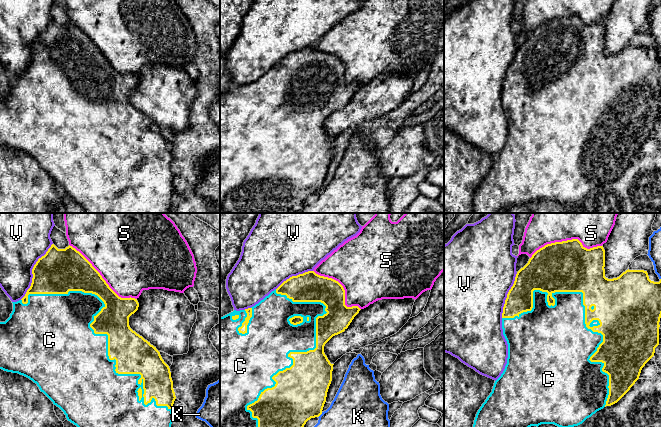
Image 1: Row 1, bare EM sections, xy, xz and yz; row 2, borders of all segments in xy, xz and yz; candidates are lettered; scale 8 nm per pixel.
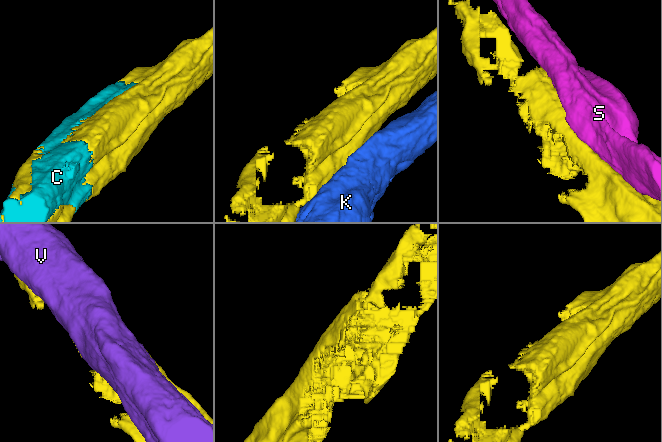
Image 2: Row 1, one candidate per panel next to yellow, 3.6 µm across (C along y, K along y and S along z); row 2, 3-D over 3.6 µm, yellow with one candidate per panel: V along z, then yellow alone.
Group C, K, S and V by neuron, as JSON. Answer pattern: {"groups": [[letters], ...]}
{"groups": [["C"], ["K"], ["S"], ["V"]]}

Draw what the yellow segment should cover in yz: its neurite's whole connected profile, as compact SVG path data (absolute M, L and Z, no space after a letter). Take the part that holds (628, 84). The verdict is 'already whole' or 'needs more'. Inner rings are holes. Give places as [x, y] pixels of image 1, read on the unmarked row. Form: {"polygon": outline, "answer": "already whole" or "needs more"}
{"polygon": "M572 15L562 18L555 18L547 20L544 23L537 26L532 33L529 35L528 39L521 44L515 53L515 57L511 65L507 70L505 80L503 83L502 89L502 105L503 111L508 120L508 134L507 140L501 152L495 157L492 168L487 173L485 178L482 180L478 186L473 204L474 204L474 213L505 213L511 206L516 205L528 205L531 202L539 202L541 200L554 200L561 204L569 204L582 200L587 194L591 193L597 187L603 185L606 182L611 182L617 179L635 160L639 155L642 144L645 140L654 132L655 124L659 121L659 98L661 94L661 55L659 58L654 58L649 55L647 47L644 46L626 46L619 53L608 55L605 53L605 26L603 22L597 22L590 25L585 24L578 15Z", "answer": "needs more"}

